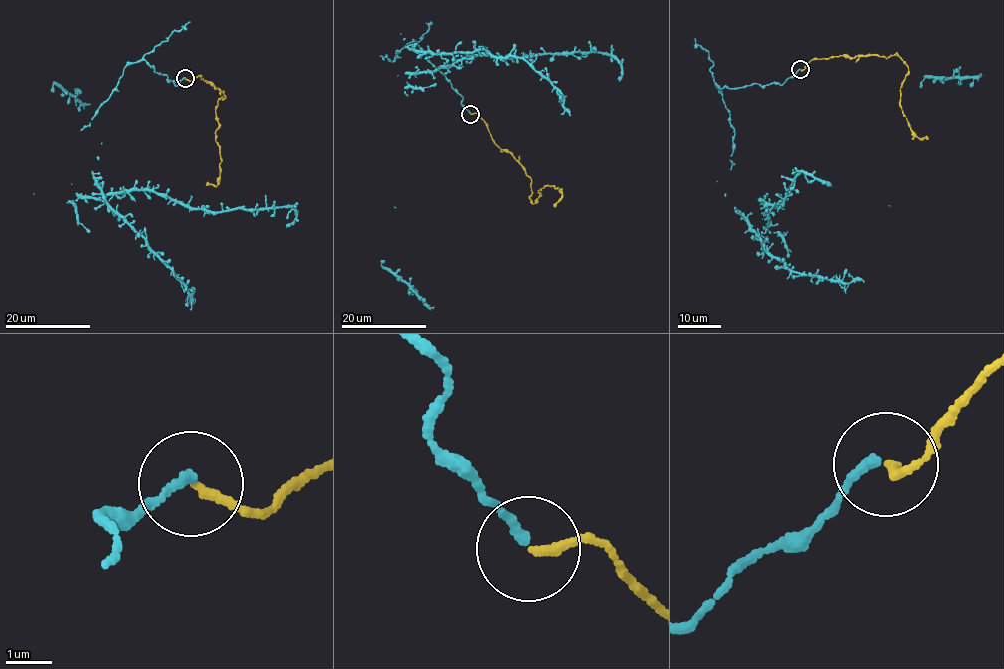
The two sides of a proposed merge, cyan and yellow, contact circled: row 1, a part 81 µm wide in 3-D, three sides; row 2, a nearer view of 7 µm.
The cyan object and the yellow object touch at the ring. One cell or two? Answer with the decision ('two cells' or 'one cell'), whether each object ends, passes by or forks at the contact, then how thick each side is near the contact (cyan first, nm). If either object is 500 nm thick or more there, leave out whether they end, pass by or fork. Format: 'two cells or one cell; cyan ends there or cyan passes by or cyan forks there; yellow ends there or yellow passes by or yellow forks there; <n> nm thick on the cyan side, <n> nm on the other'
one cell; cyan ends there; yellow ends there; 200 nm thick on the cyan side, 180 nm on the other

